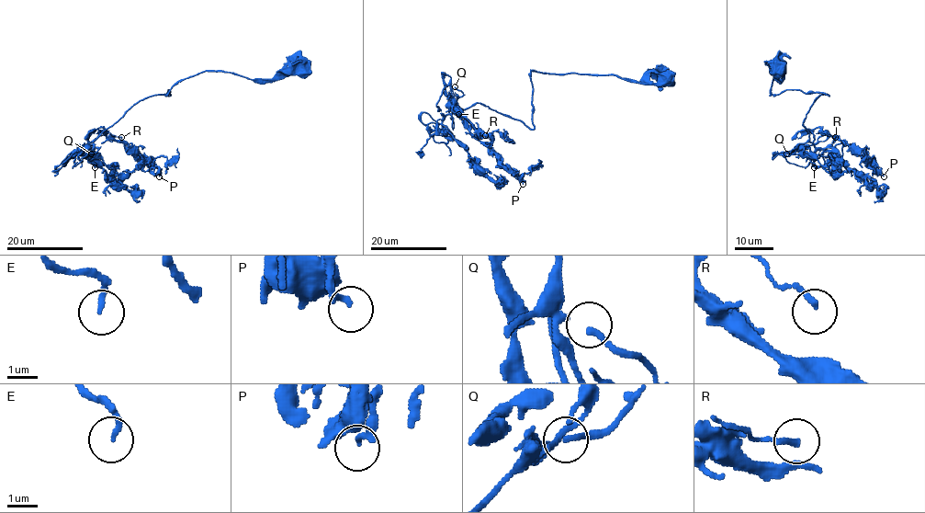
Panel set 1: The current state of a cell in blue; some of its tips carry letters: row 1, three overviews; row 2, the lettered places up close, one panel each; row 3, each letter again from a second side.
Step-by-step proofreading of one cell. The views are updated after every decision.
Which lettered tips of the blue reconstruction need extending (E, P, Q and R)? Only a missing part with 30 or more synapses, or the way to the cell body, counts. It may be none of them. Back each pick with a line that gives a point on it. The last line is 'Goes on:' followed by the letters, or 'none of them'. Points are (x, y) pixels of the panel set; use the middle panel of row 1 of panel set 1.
Q: place (455, 86)
Goes on: Q

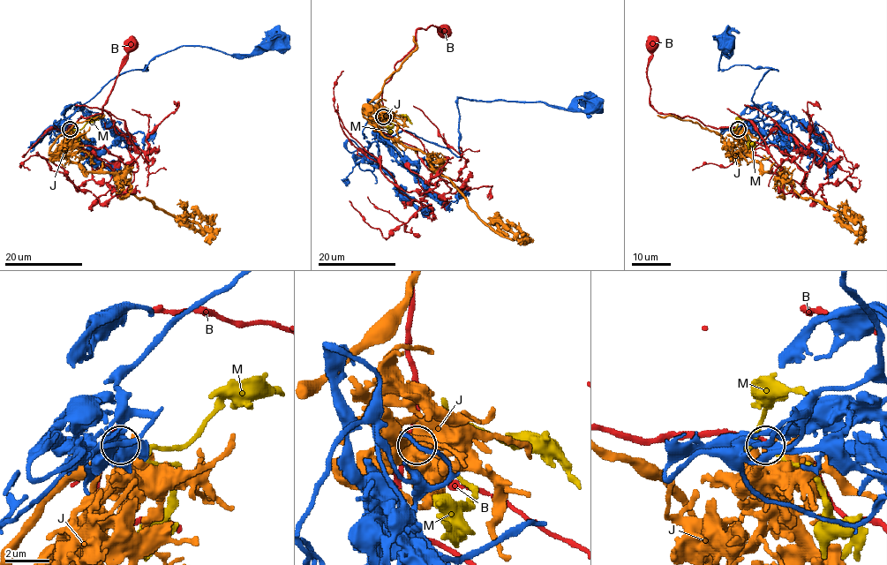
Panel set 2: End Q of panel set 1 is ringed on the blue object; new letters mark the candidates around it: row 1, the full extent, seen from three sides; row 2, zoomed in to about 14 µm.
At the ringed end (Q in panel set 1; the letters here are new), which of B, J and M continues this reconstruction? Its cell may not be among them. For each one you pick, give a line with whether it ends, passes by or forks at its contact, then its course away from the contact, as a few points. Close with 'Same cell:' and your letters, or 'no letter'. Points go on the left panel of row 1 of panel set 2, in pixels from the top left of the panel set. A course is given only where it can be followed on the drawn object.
Same cell: no letter

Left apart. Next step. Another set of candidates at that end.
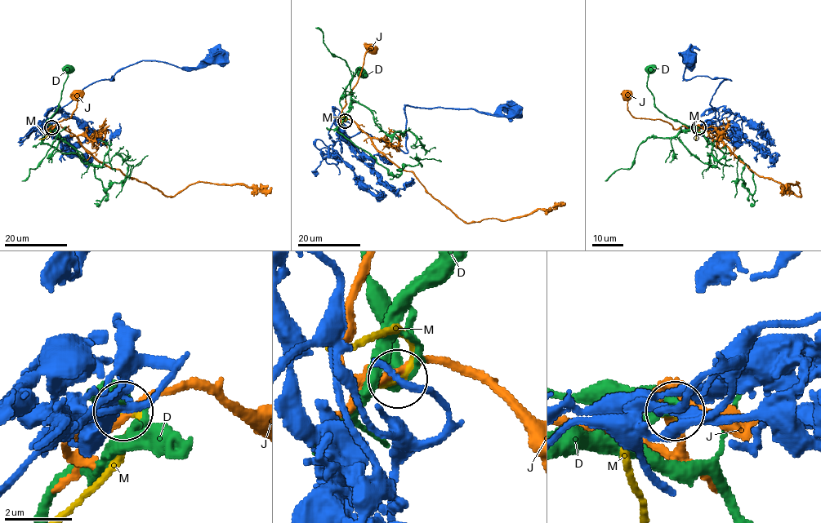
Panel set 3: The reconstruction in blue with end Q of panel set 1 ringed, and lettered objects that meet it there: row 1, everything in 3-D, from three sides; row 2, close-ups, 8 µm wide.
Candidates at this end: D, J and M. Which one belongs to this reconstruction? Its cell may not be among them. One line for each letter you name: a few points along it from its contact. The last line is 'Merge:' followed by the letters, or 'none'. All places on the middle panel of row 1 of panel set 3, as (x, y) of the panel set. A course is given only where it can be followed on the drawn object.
M: it runs (345, 121), (345, 116), (332, 117)
Merge: M

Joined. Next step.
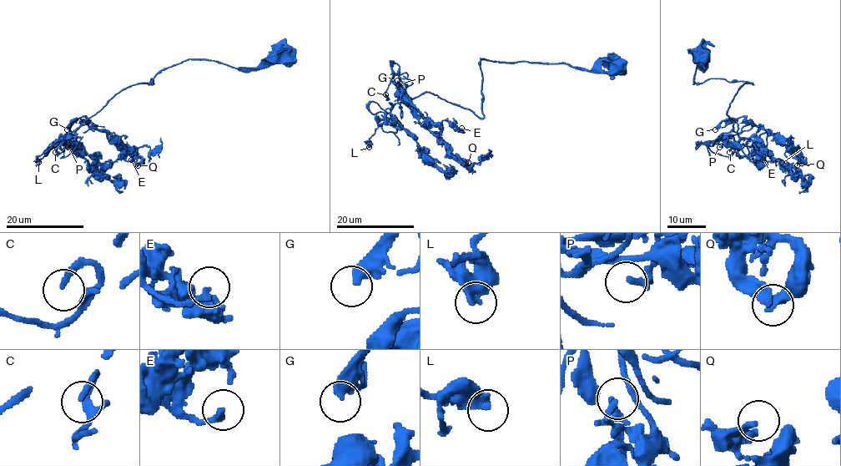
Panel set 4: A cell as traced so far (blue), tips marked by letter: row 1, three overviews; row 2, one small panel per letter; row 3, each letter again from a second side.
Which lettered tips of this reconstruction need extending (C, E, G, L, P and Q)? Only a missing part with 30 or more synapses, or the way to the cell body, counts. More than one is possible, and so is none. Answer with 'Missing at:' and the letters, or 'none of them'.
Missing at: none of them

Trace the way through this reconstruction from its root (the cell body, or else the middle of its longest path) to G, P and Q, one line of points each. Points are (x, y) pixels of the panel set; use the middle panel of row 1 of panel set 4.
G: (619, 67), (596, 72), (483, 58), (483, 118), (430, 92), (406, 98), (407, 103), (411, 98), (397, 80)
P: (619, 67), (596, 72), (566, 63), (483, 58), (483, 118), (430, 92), (408, 98), (398, 84)
Q: (619, 67), (483, 58), (483, 118), (430, 92), (403, 100), (468, 162)

